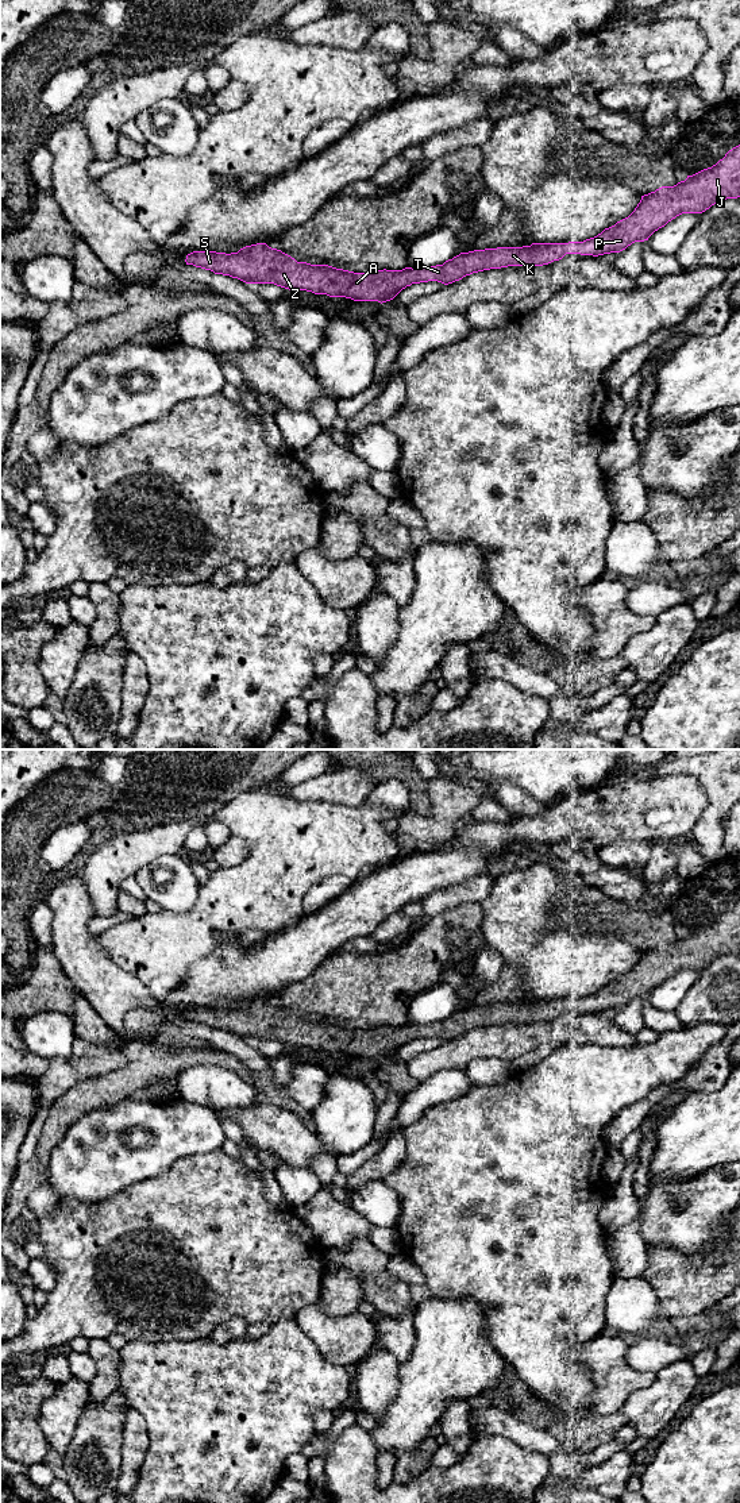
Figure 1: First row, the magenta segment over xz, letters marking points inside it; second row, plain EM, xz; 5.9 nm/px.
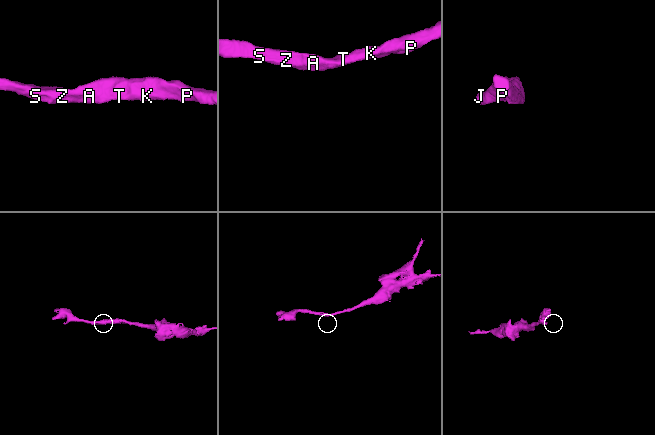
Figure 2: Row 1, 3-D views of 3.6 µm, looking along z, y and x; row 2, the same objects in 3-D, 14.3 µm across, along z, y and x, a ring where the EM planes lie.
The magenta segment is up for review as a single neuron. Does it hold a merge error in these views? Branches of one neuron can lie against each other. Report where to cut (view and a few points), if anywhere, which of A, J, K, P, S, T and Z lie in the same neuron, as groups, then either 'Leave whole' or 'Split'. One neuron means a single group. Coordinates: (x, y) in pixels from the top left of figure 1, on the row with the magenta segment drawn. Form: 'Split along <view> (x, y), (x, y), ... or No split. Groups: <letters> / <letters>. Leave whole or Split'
No split. Groups: A J K P S T Z. Leave whole

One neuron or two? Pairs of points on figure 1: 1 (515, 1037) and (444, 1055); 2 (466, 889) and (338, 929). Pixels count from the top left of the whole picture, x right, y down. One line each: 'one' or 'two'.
1: one
2: two

